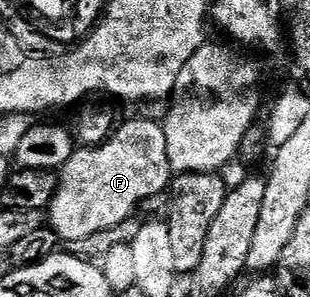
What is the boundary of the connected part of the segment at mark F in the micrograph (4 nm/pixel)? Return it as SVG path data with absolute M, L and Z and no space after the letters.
M130 120L119 127L104 144L82 146L60 169L58 189L48 209L48 224L58 233L59 241L87 240L118 228L145 200L169 189L172 173L168 160L168 142L161 123L154 120Z

